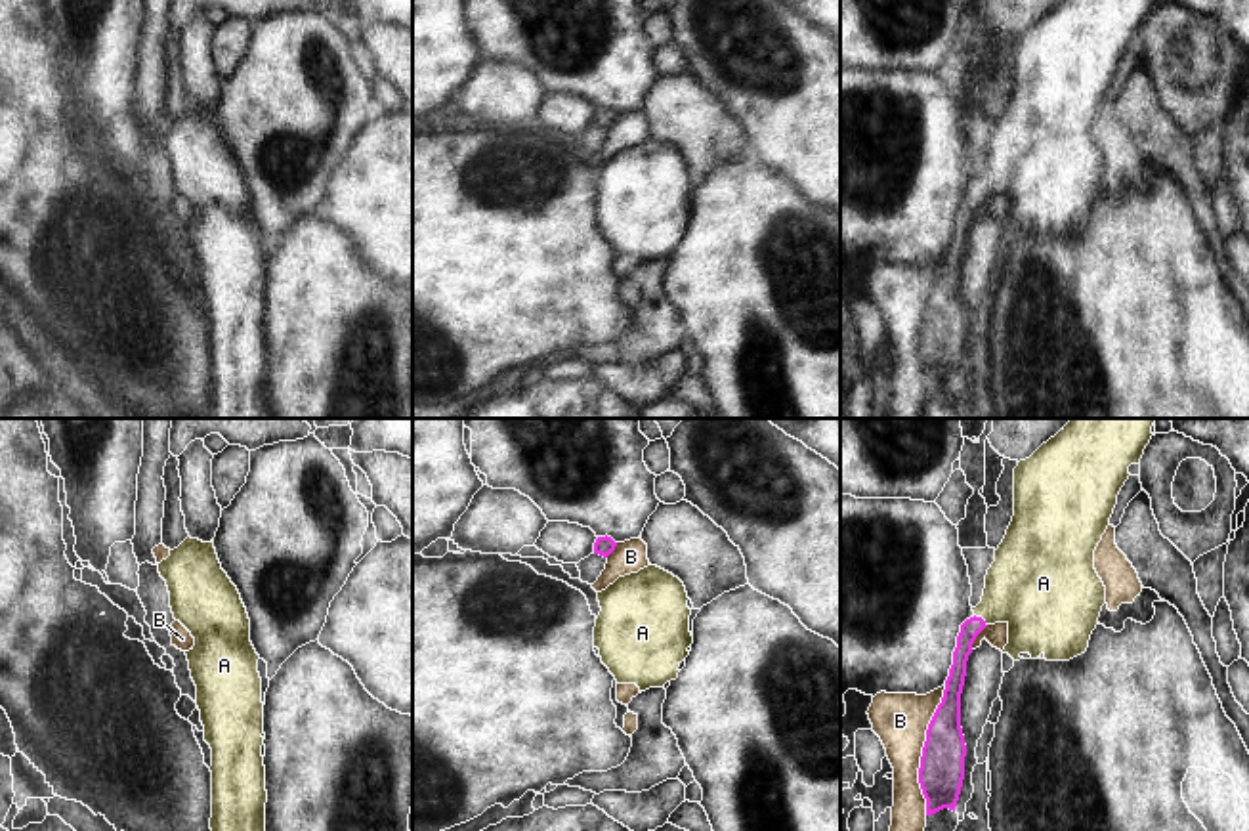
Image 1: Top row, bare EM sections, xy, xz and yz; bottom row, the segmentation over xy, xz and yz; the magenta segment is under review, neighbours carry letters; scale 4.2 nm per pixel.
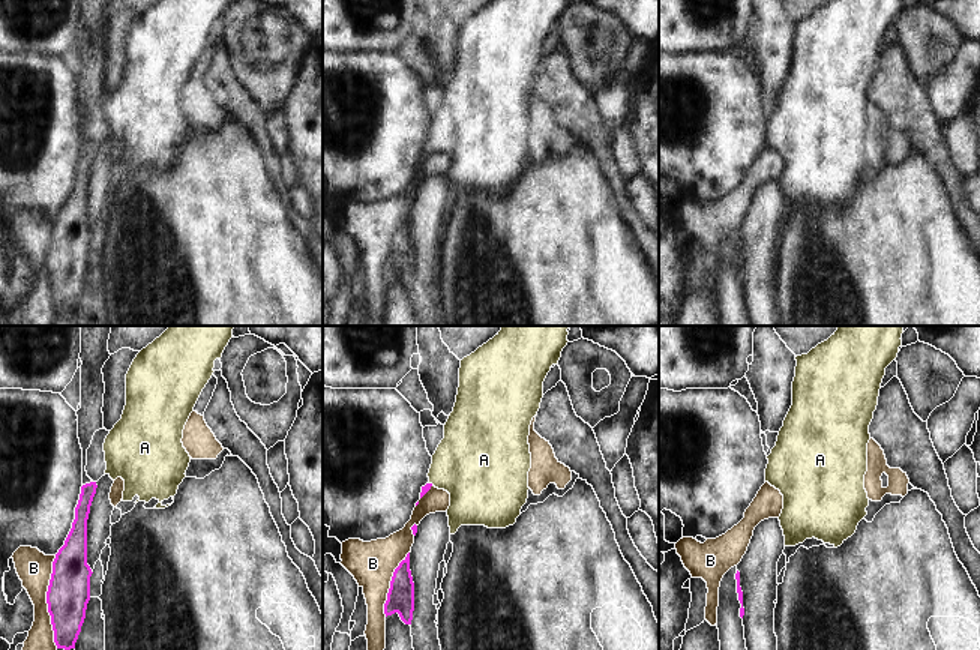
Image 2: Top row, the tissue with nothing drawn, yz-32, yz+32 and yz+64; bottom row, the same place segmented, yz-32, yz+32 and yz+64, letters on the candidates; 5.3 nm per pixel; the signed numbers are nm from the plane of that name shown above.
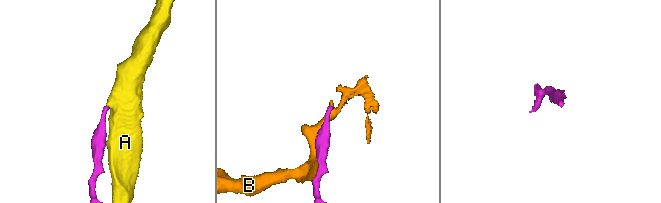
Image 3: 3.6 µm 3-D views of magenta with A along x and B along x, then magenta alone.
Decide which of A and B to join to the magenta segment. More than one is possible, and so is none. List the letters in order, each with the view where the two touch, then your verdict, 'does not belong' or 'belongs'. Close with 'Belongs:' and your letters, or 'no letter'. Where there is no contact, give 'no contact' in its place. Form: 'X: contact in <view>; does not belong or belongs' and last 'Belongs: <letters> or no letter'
A: contact in yz; belongs
B: contact in yz; does not belong
Belongs: A

